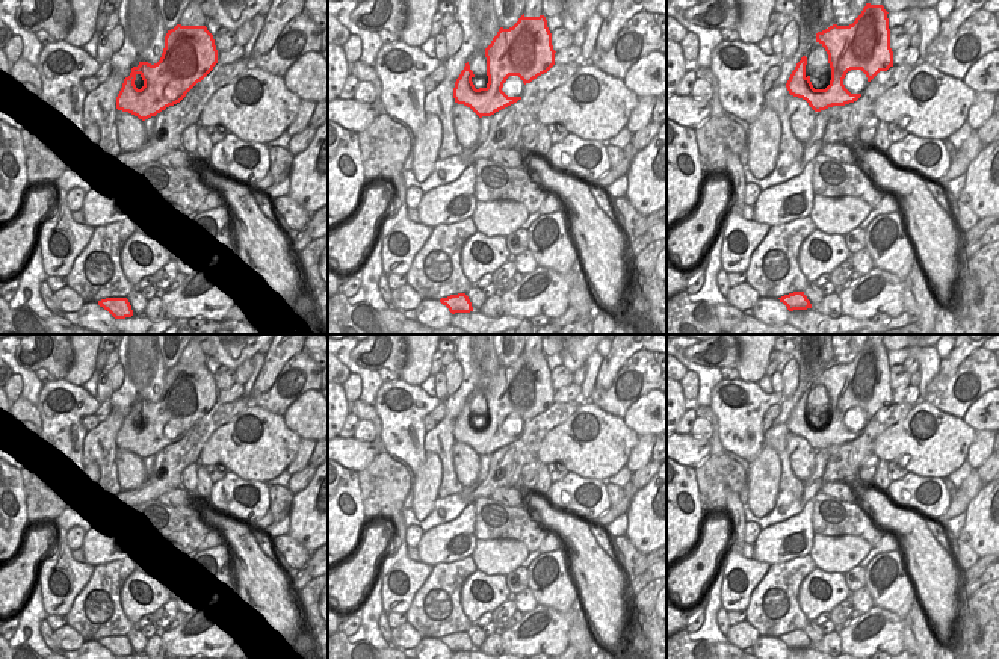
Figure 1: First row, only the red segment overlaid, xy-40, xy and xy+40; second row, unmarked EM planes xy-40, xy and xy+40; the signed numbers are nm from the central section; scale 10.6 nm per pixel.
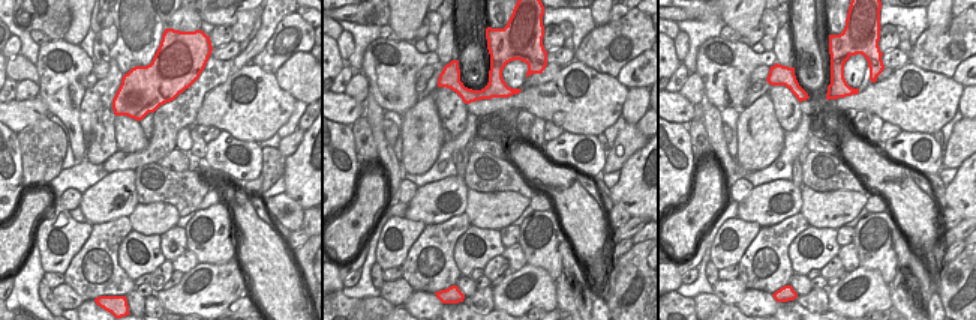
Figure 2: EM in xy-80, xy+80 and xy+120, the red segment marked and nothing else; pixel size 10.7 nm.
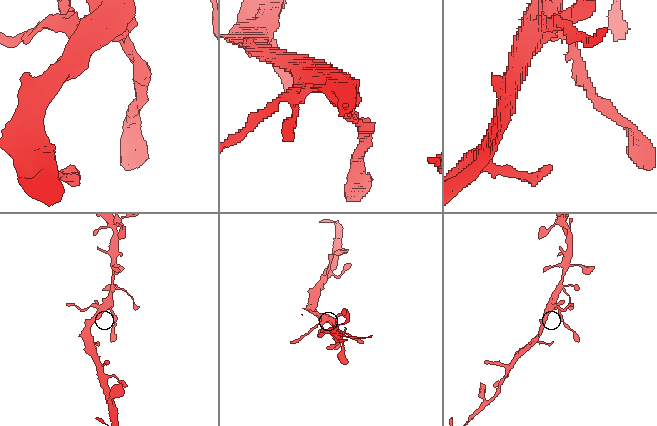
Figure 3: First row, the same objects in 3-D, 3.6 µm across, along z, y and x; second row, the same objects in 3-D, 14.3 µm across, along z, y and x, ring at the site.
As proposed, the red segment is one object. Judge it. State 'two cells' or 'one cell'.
two cells

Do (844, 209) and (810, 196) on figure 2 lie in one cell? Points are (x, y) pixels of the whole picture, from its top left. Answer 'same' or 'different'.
same

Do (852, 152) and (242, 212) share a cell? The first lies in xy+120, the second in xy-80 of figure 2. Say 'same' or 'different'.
same

